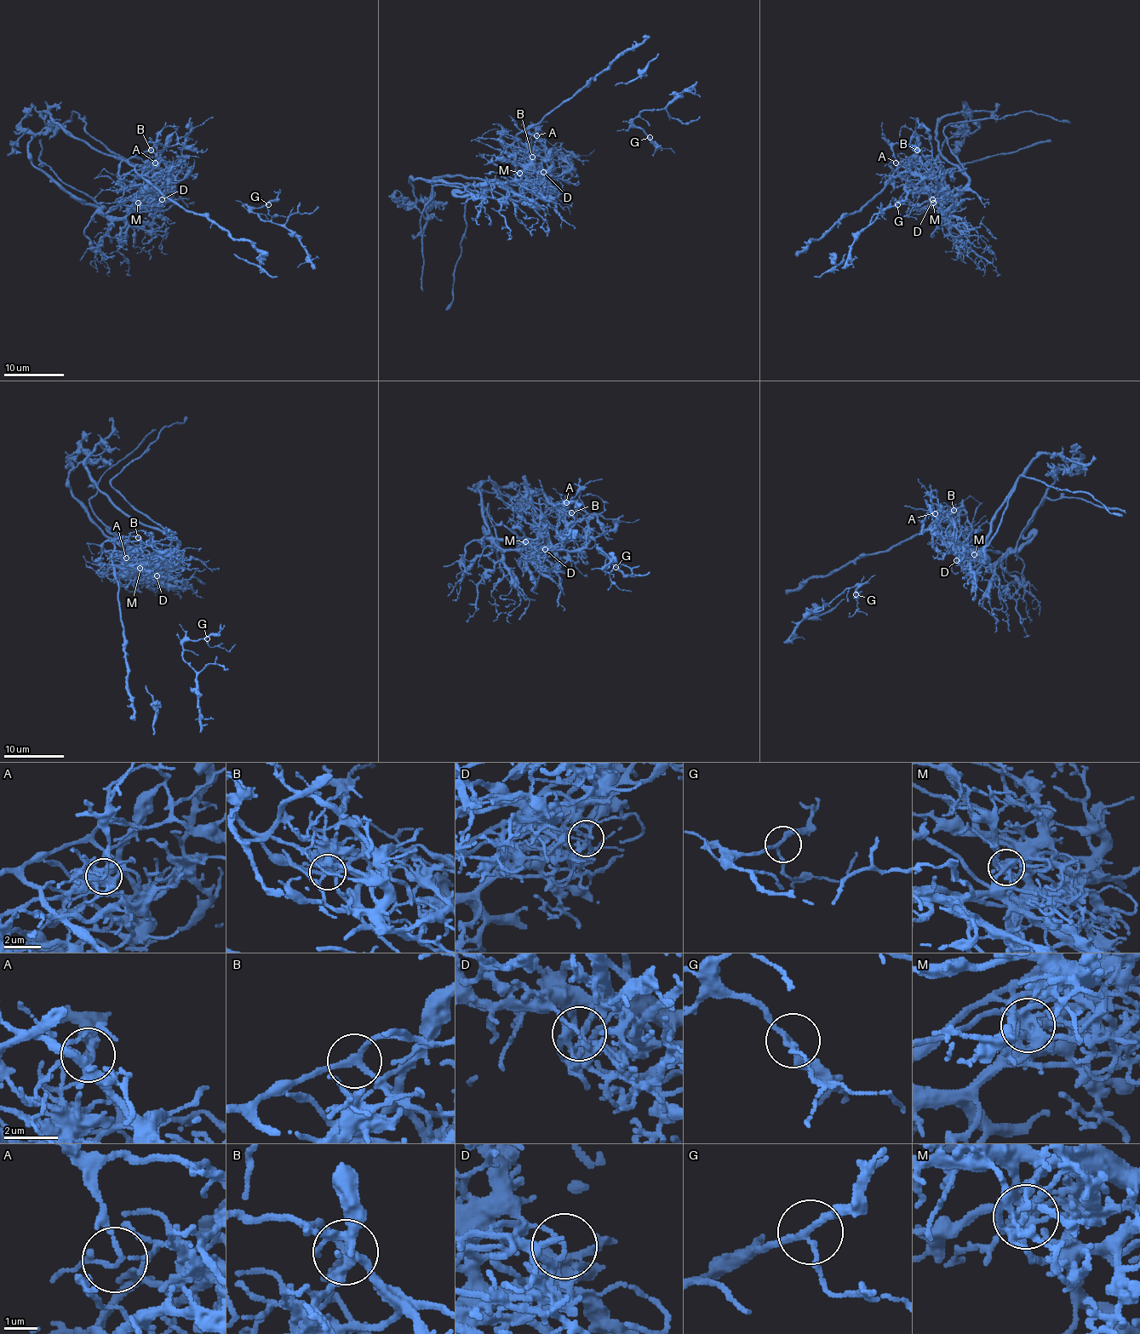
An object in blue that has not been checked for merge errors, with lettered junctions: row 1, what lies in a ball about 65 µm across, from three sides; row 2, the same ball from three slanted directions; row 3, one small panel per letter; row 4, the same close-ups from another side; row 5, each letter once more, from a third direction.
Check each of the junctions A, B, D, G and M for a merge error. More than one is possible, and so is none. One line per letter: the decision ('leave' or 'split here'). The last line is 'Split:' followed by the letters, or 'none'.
A: leave
B: split here
D: split here
G: leave
M: split here
Split: B, D, M

